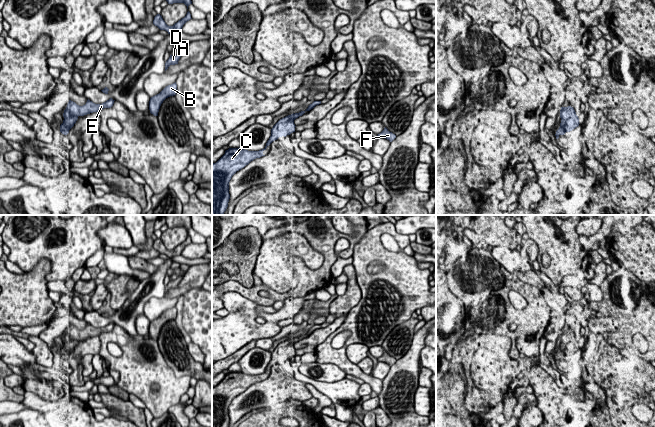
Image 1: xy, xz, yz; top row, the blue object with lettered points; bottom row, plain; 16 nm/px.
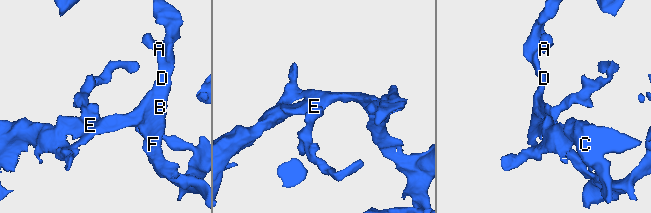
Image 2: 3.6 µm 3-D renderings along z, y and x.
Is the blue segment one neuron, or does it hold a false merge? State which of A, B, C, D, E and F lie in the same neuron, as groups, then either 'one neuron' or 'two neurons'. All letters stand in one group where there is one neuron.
A B C D E F; one neuron

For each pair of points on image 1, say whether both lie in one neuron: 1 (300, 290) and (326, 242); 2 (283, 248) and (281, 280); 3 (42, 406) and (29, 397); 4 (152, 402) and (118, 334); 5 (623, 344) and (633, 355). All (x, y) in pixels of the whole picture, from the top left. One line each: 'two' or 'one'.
1: one
2: one
3: one
4: one
5: one

